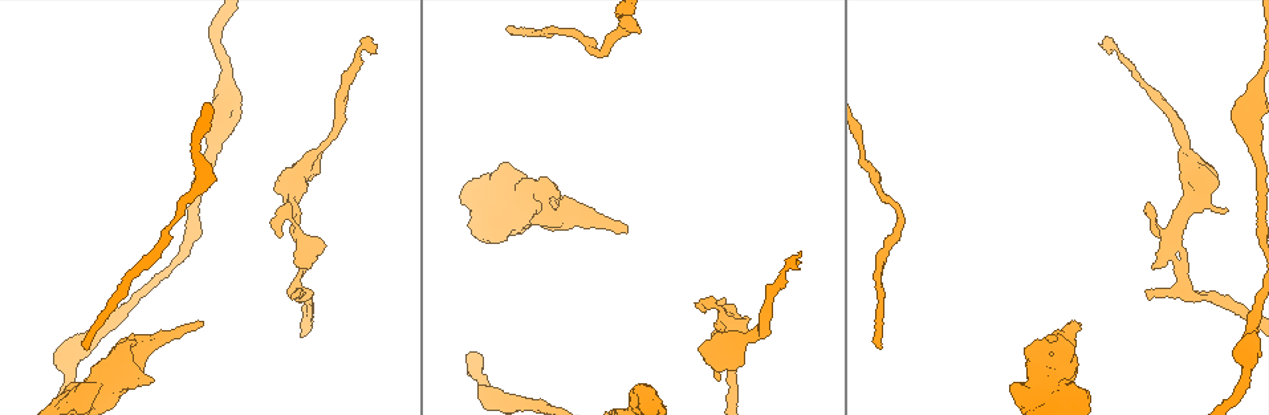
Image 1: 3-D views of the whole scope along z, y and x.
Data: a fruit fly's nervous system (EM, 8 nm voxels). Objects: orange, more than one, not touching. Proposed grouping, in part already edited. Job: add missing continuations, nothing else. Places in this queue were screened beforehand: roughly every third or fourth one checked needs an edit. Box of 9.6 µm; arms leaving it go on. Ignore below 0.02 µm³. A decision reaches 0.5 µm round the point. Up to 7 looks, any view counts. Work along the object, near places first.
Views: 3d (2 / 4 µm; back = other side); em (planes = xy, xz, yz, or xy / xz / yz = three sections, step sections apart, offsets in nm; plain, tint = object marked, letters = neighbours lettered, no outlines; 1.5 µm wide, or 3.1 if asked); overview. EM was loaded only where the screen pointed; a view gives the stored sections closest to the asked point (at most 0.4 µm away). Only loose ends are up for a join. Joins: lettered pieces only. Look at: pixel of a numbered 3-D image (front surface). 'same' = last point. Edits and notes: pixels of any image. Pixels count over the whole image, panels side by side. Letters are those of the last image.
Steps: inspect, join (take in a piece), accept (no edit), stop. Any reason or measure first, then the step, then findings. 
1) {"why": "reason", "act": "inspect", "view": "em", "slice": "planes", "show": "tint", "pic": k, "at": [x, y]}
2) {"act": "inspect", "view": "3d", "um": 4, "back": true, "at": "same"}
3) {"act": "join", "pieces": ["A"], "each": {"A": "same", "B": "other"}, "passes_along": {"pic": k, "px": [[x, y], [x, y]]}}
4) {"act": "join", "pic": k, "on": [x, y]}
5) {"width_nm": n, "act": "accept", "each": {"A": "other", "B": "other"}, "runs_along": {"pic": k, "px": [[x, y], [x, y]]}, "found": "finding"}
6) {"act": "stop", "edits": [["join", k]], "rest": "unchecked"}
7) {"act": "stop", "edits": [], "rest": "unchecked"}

{"why": "an open end", "act": "inspect", "view": "3d", "um": 2, "pic": 1, "at": [746, 318]}

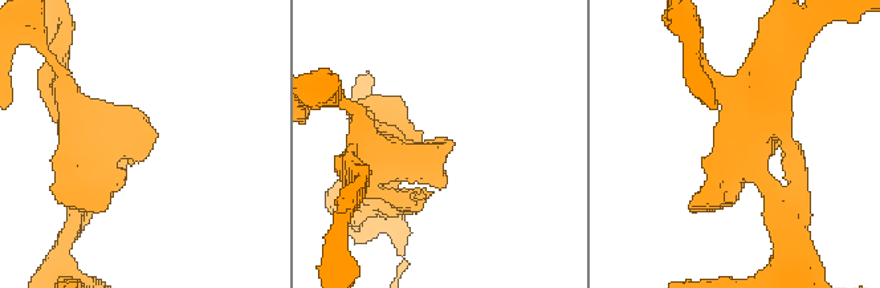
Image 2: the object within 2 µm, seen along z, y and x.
{"why": "shape alone is not enough", "act": "inspect", "view": "em", "slice": "yz", "step": 8, "show": "letters", "pic": 2, "at": [156, 136]}

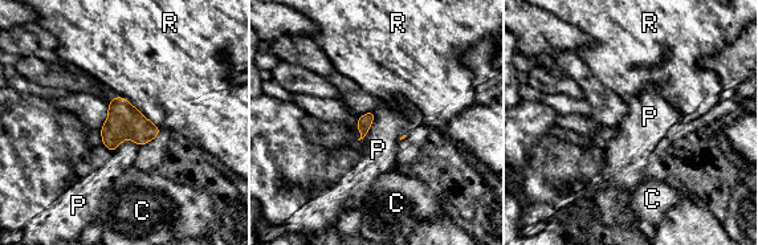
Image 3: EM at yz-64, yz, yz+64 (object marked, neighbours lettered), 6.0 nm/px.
{"why": "another direction", "act": "inspect", "view": "em", "slice": "planes", "show": "letters", "at": "same"}

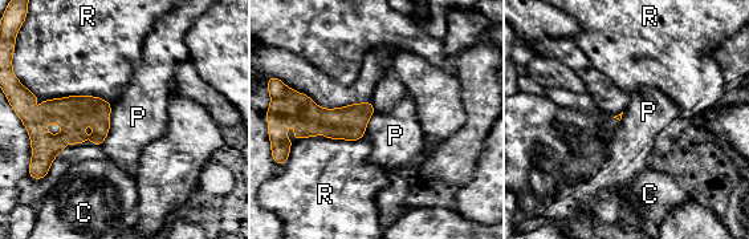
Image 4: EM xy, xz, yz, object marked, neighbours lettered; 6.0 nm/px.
{"longest_contact_nm": ["R", 460], "act": "accept", "each": {"C": "other", "P": "other", "R": "other"}, "border": {"pic": 4, "px": [[112, 104], [109, 133], [100, 145]]}, "found": "none of them fits"}

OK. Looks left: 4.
{"why": "stops while still wide", "act": "inspect", "view": "em", "slice": "planes", "show": "letters", "pic": 1, "at": [717, 372]}

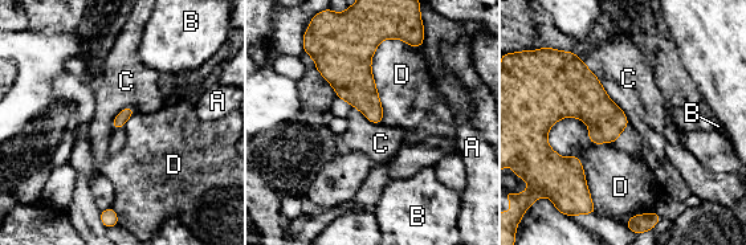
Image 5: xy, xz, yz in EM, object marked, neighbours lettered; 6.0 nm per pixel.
{"longest_contact_nm": ["D", 600], "act": "accept", "each": {"A": "other", "B": "other", "C": "other", "D": "other"}, "found": "no lettered piece goes on from it"}

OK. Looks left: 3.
{"act": "inspect", "view": "em", "slice": "xy", "step": 4, "show": "tint", "pic": 1, "at": [1076, 324]}

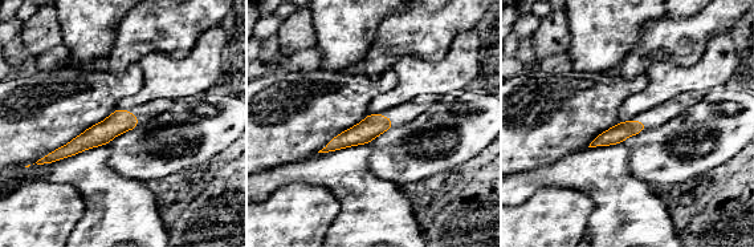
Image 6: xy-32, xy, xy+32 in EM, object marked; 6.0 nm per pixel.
{"why": "what lies round it", "act": "inspect", "view": "em", "slice": "xy", "step": 4, "show": "letters", "at": "same"}

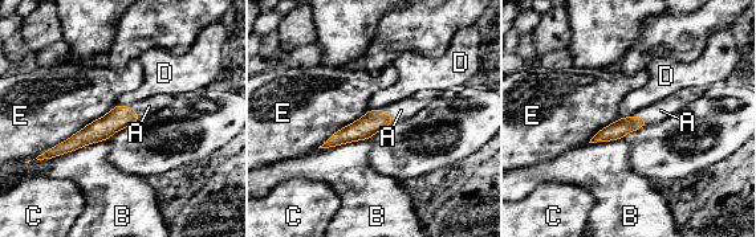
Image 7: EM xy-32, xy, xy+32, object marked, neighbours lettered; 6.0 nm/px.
{"width_nm": 110, "longest_contact_nm": ["E", 600], "act": "join", "pieces": ["A"], "each": {"A": "same", "B": "other", "C": "other", "D": "other", "E": "other"}, "found": "the neuron continues"}

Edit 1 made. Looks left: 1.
{"act": "stop", "edits": [["join", 7]], "rest": "unchecked"}

